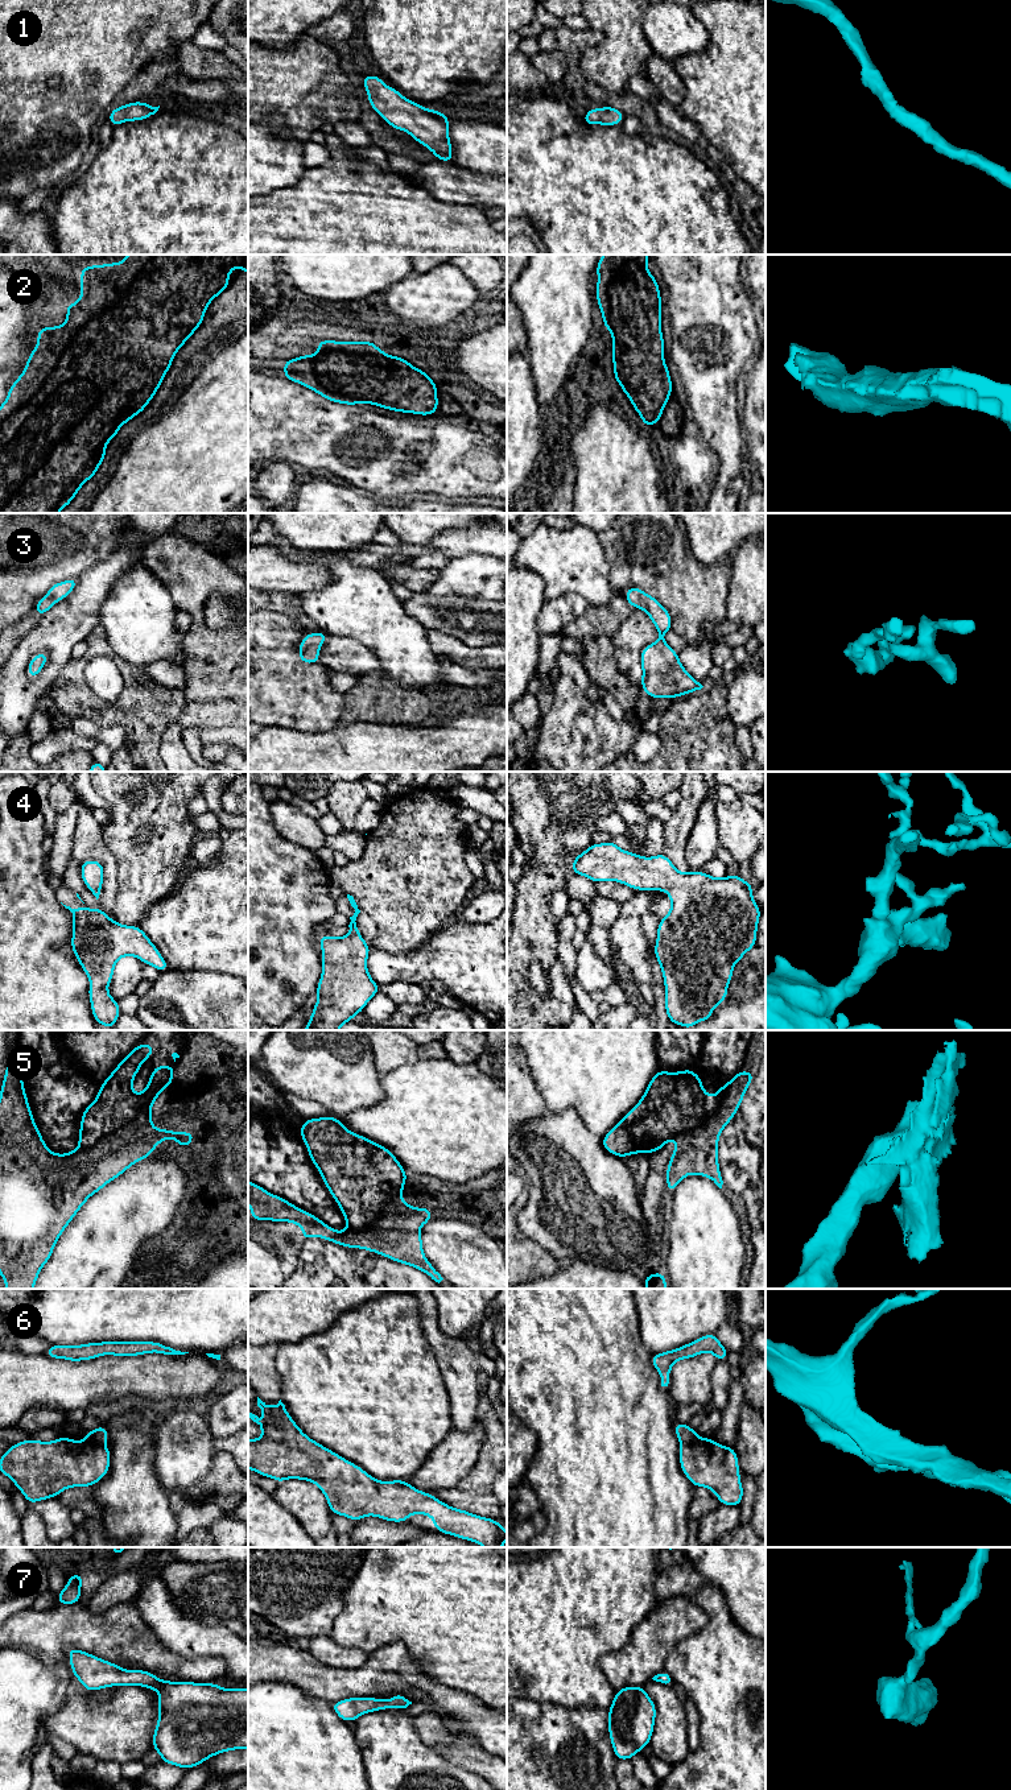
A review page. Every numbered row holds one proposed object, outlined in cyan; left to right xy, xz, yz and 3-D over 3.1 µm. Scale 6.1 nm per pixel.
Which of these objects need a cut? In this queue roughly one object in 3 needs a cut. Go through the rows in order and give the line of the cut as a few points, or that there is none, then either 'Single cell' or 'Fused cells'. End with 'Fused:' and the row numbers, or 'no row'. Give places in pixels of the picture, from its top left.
1: No split. Single cell
2: No split. Single cell
3: No split. Single cell
4: No split. Single cell
5: No split. Single cell
6: No split. Single cell
7: No split. Single cell
Fused: no row

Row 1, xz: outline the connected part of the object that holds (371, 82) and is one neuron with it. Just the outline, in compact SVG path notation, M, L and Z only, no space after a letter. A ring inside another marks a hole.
M375 75L363 77L363 87L367 90L372 109L391 127L408 132L417 142L430 149L437 160L451 162L453 149L449 137L449 116L437 109L426 109L421 104L404 98L396 88L383 83L383 78Z

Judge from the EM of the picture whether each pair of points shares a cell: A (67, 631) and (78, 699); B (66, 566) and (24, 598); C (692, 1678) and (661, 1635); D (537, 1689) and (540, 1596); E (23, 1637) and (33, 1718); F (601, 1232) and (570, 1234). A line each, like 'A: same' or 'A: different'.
A: different
B: same
C: different
D: same
E: different
F: same

